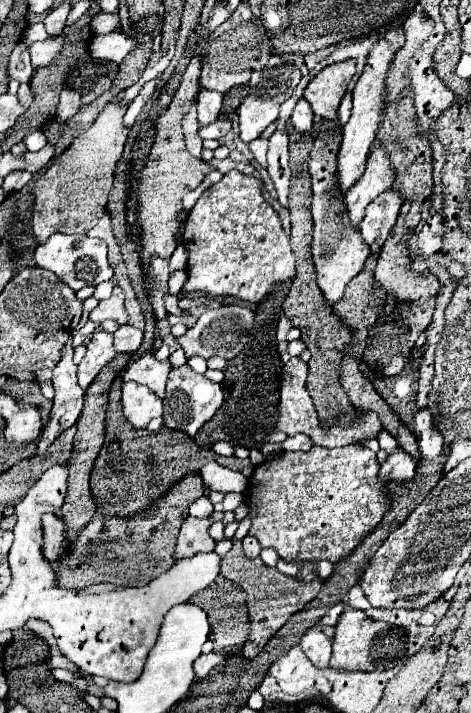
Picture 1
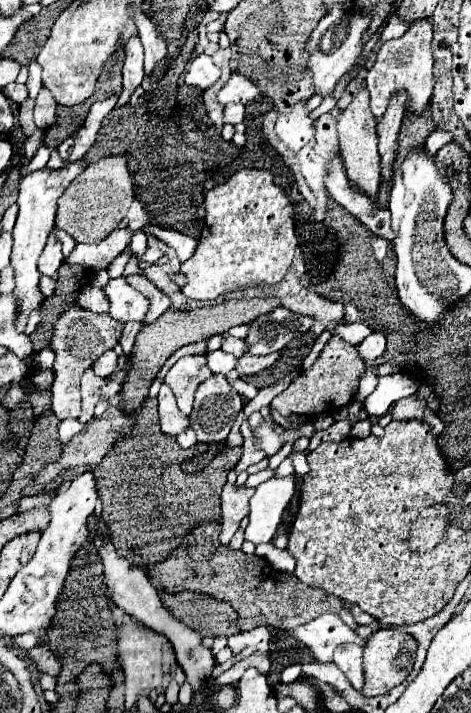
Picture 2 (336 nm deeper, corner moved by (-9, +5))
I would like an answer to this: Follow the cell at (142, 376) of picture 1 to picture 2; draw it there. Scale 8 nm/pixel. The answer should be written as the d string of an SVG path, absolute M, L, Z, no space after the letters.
M187 355L181 357L165 375L165 383L171 387L173 395L177 397L179 409L189 415L193 407L193 393L207 377L211 377L211 371L207 367L207 361L203 355Z

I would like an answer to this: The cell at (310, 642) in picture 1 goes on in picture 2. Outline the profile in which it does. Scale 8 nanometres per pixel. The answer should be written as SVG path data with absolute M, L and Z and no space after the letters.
M347 643L343 647L337 647L335 655L333 655L335 665L347 675L347 679L351 681L351 685L357 691L363 687L363 665L361 665L361 657L363 657L363 647L359 647L355 643Z

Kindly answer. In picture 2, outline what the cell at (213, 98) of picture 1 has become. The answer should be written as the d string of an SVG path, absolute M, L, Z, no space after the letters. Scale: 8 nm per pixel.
M231 73L229 81L217 93L217 103L221 103L221 105L227 105L227 103L251 103L259 95L261 95L261 91L245 75Z

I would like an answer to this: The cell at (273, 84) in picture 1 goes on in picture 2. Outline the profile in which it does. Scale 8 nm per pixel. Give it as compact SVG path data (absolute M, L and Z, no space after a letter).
M333 7L315 27L315 31L311 31L311 35L307 37L307 69L311 71L313 83L315 83L315 95L319 97L327 97L331 95L335 83L355 65L355 61L361 55L361 35L367 29L369 19L357 13L347 13L341 7Z

